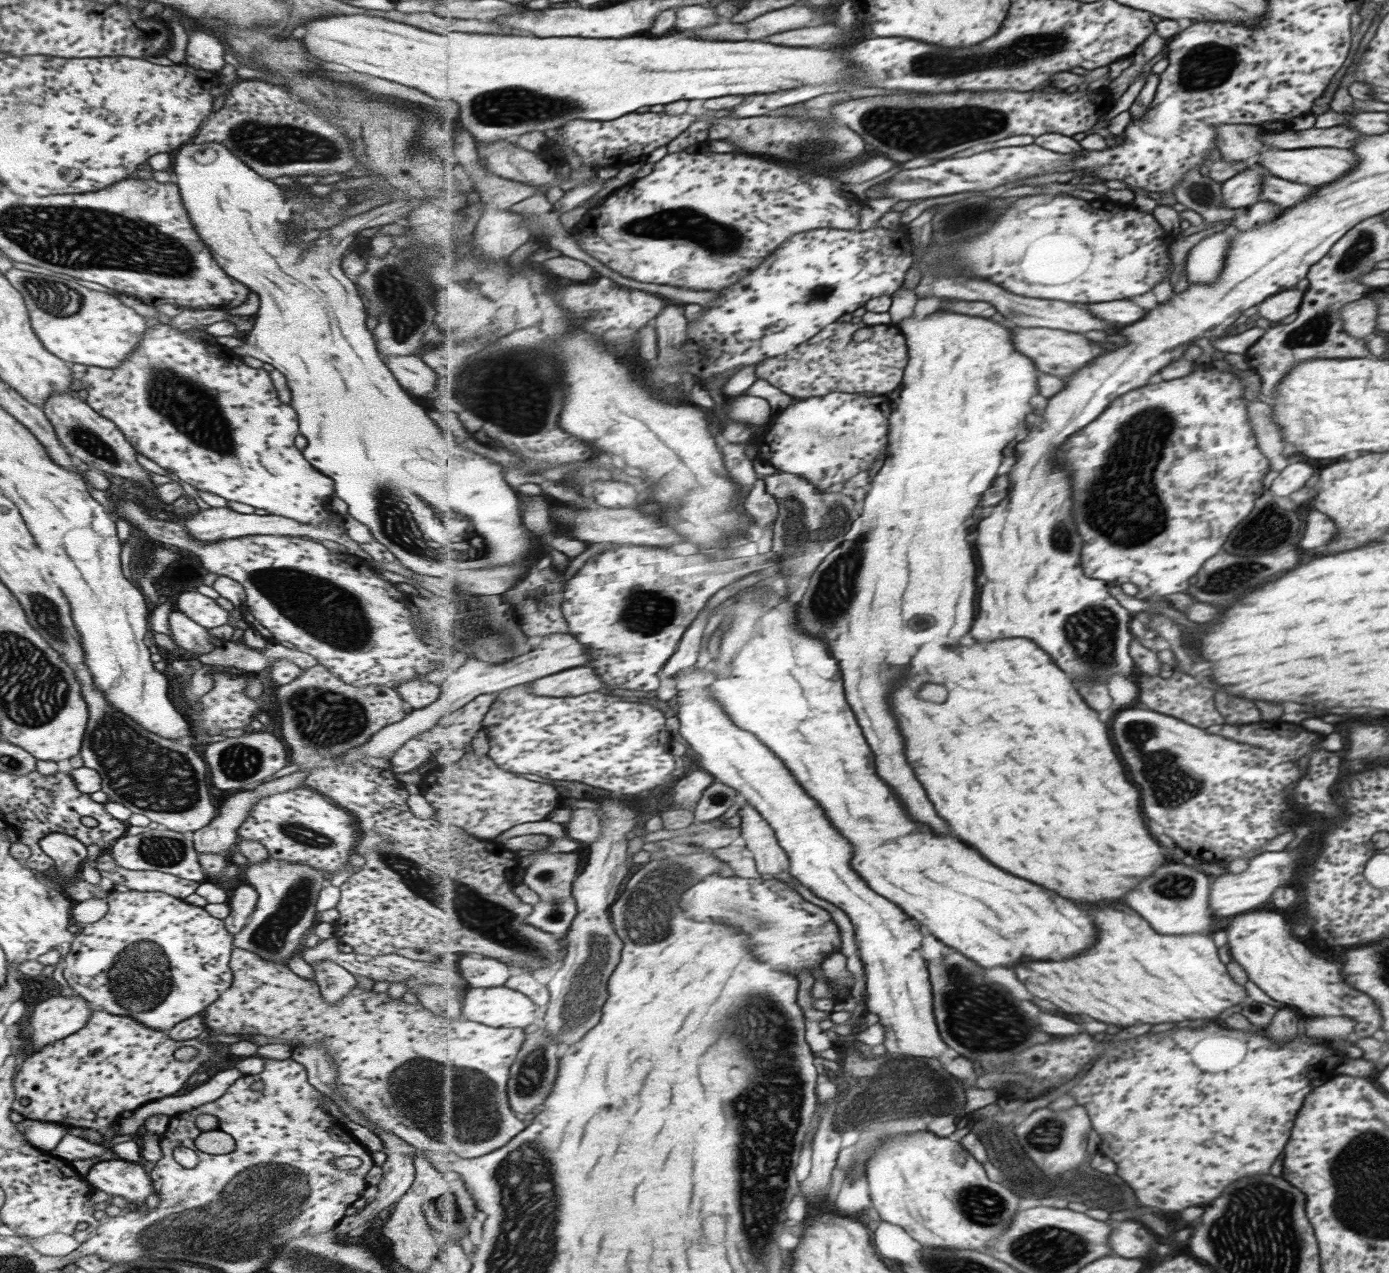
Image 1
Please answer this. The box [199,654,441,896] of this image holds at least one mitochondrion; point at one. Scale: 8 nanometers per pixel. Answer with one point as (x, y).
(319, 719)

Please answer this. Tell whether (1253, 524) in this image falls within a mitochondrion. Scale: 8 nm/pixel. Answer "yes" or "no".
no

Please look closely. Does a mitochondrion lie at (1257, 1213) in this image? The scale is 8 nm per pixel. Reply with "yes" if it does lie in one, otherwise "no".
yes

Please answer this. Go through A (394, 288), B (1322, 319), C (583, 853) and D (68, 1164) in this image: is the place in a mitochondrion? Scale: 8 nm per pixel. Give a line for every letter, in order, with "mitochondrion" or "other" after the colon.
A: mitochondrion
B: mitochondrion
C: other
D: other

